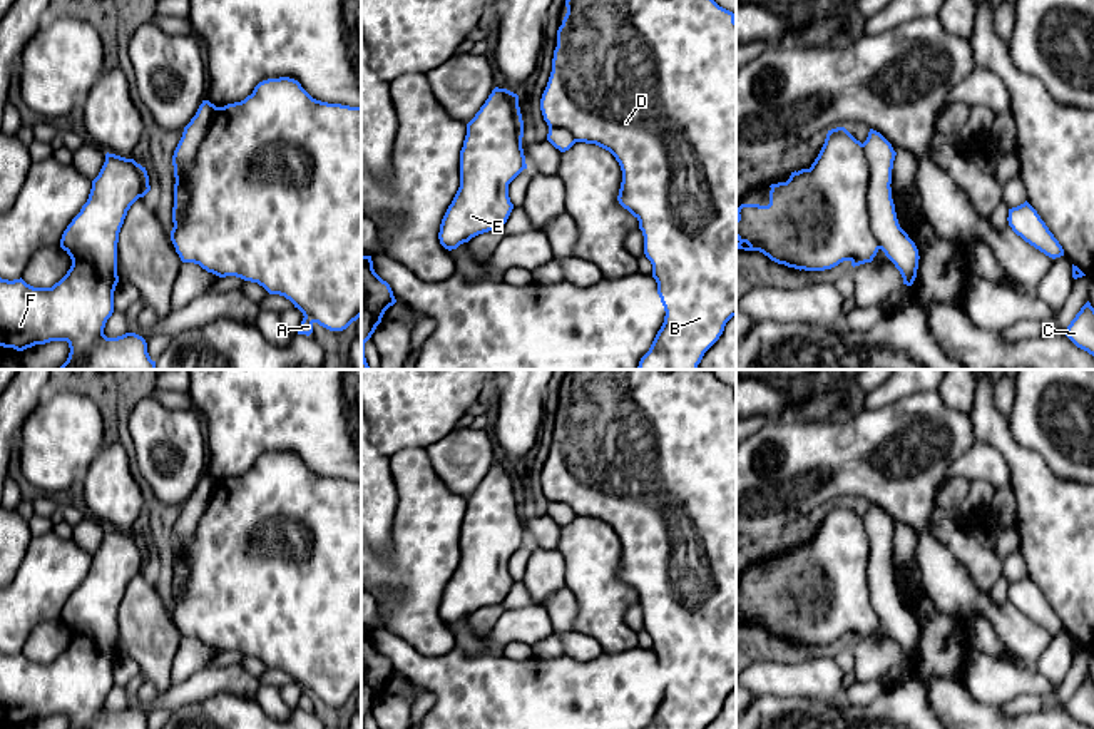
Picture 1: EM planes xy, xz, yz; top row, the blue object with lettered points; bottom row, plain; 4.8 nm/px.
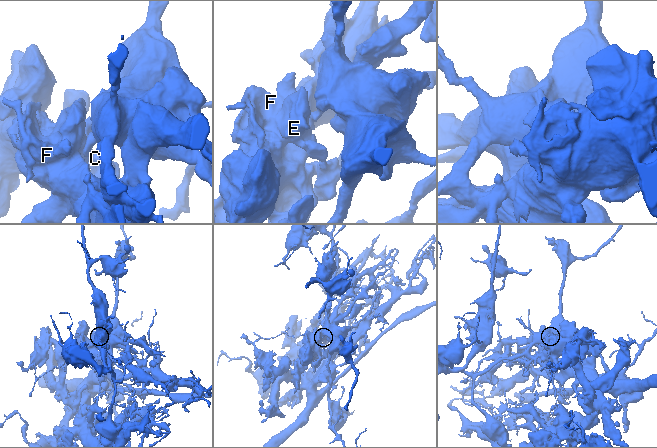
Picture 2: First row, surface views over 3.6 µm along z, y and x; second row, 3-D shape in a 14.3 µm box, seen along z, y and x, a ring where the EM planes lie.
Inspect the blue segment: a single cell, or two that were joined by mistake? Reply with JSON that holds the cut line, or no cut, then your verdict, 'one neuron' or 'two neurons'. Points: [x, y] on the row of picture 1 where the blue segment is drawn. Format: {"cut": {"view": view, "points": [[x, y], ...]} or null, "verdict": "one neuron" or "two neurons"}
{"cut": {"view": "xy", "points": [[216, 107], [203, 142], [181, 174], [189, 204], [174, 226]]}, "verdict": "two neurons"}

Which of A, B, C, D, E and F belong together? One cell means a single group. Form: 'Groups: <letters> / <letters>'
Groups: A C E F / B D

